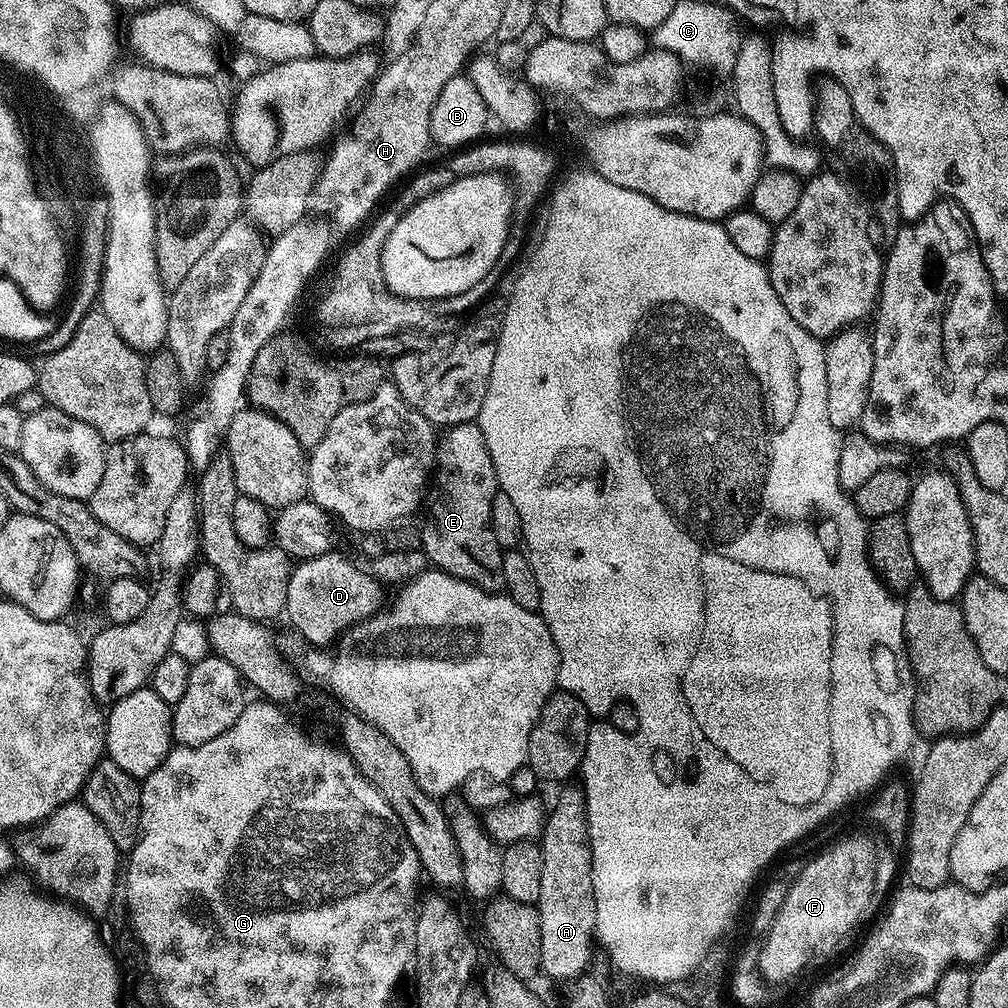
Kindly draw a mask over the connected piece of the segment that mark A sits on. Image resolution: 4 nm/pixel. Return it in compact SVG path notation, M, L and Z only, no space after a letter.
M579 787L576 788L568 788L564 793L561 794L560 797L556 800L556 805L551 805L550 811L547 813L545 822L544 822L544 830L542 835L538 840L540 849L542 850L542 854L544 855L544 865L542 866L542 894L540 895L539 909L540 909L540 925L542 926L542 962L540 963L540 967L542 969L543 975L546 977L549 976L552 980L571 980L571 982L576 982L579 980L583 974L589 971L590 966L588 963L592 960L592 940L594 944L594 937L596 936L596 899L594 898L594 882L592 881L592 841L588 839L588 811L584 809L584 794L583 791Z

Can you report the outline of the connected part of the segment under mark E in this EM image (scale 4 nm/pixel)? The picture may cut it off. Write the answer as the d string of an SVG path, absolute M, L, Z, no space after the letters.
M476 422L453 424L445 432L448 433L445 436L443 433L439 437L436 446L434 468L436 493L432 496L432 505L428 508L428 517L422 520L420 529L422 551L439 571L449 572L452 576L458 576L463 580L468 580L471 584L477 584L485 592L503 593L502 562L504 561L505 549L498 544L491 522L492 507L498 493L498 485L494 462L490 456L490 450L486 446L486 438L479 423Z

